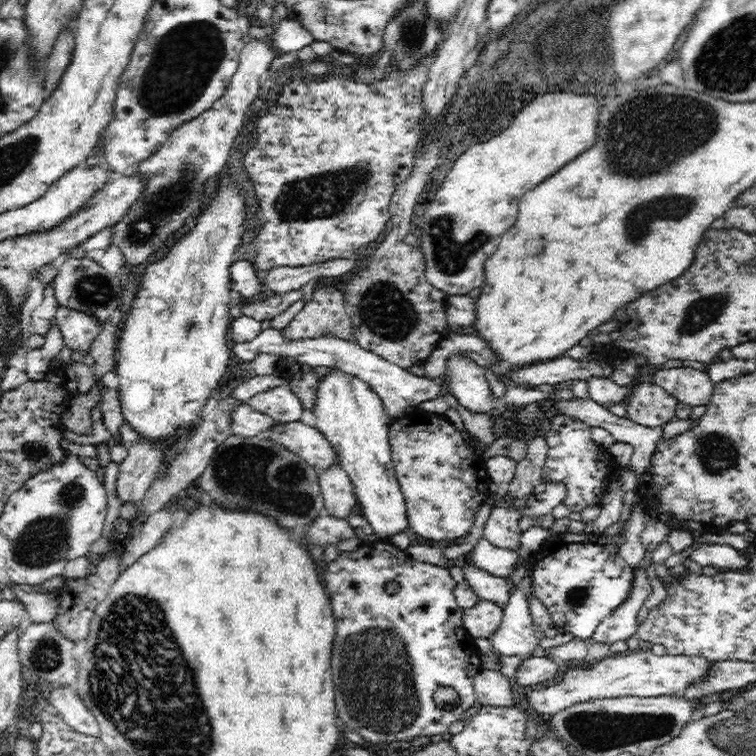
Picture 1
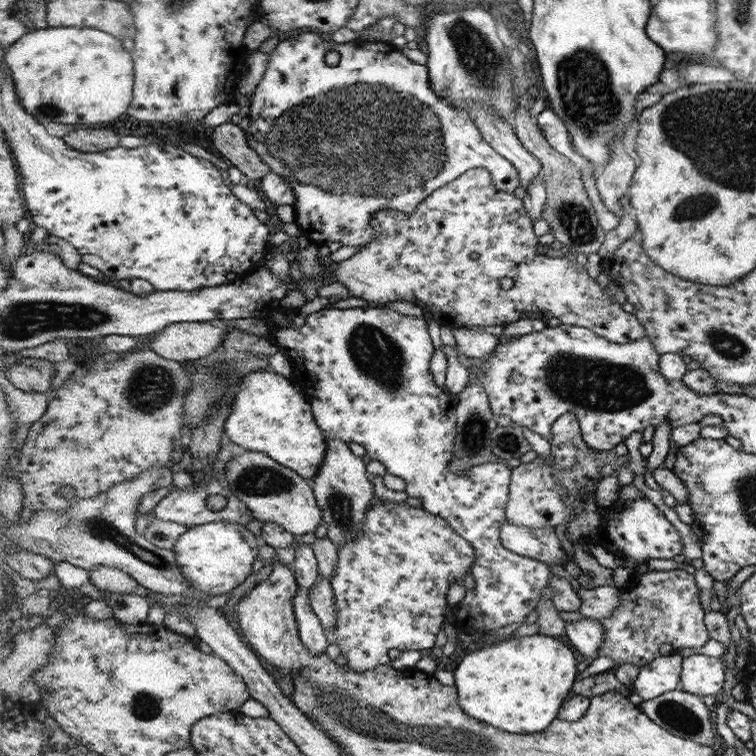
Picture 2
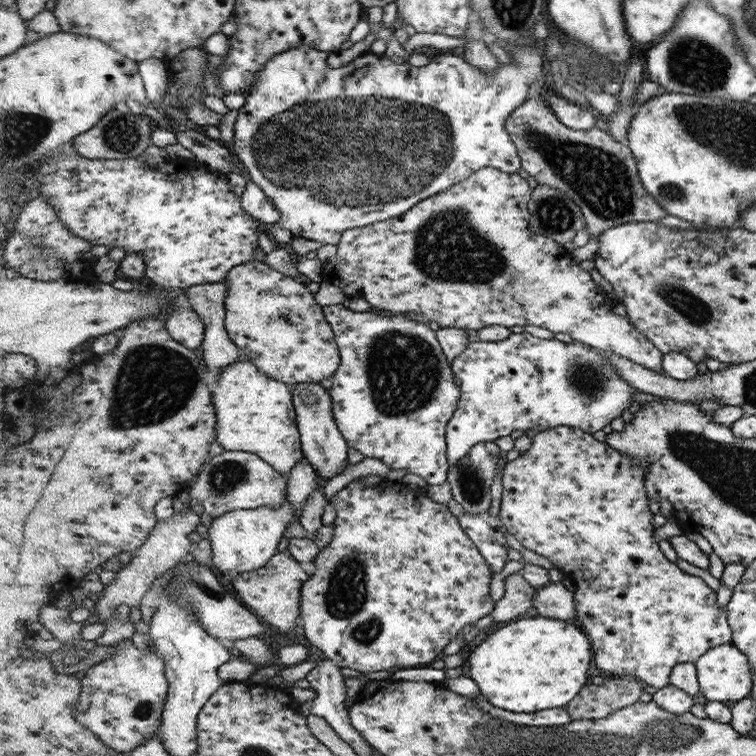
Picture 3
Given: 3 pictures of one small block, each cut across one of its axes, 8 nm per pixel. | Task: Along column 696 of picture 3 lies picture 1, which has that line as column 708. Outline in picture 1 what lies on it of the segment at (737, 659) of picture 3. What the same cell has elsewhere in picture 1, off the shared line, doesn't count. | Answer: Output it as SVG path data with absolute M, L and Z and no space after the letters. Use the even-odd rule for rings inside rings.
M636 652L630 656L610 656L592 664L590 668L576 668L568 670L560 684L544 688L544 690L532 690L528 694L530 708L540 714L542 718L556 717L562 710L567 710L570 705L592 700L610 700L614 698L648 696L674 696L682 697L686 692L686 686L704 678L706 670L712 666L711 662L704 661L700 657L686 657L682 655L672 656L666 654L656 656L652 652Z

